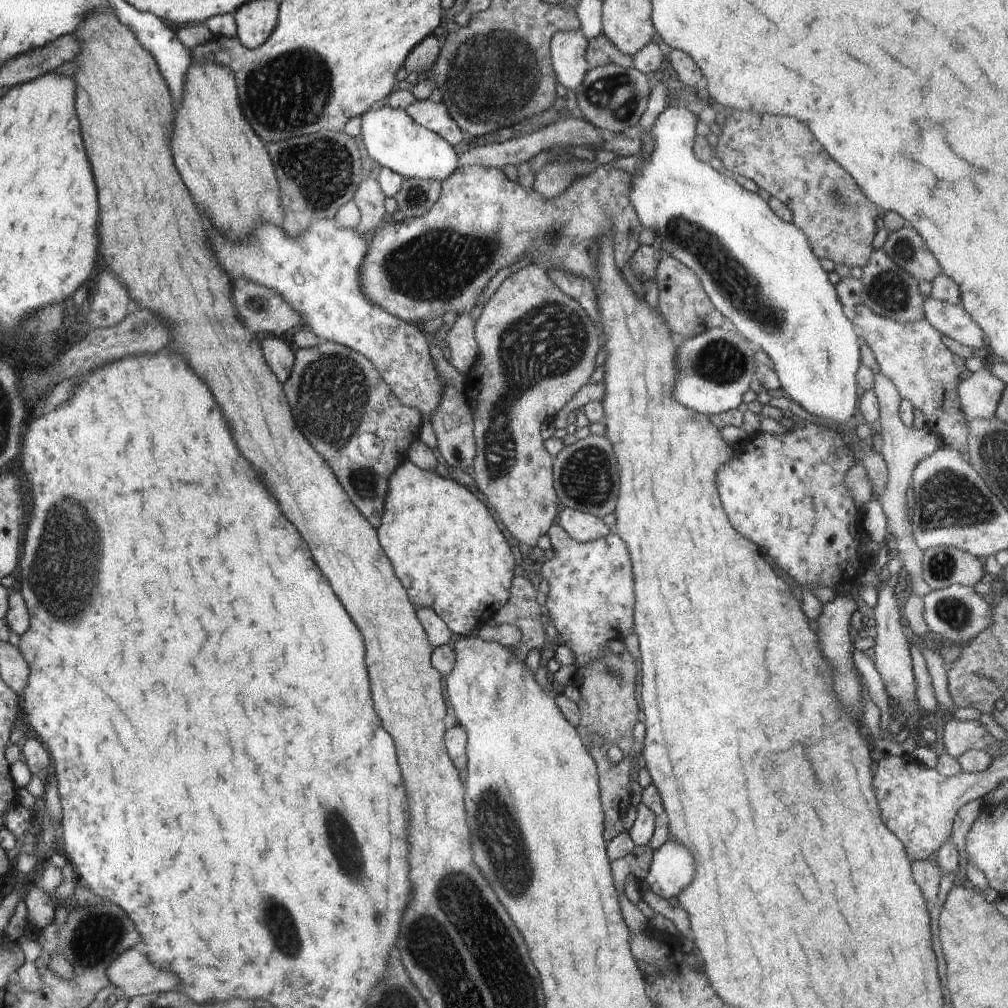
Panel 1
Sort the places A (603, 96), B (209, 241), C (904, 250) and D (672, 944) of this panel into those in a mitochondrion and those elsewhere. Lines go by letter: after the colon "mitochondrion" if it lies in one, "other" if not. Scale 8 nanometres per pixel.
A: mitochondrion
B: other
C: mitochondrion
D: other

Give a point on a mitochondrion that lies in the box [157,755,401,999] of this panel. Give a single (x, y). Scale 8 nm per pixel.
(345, 853)

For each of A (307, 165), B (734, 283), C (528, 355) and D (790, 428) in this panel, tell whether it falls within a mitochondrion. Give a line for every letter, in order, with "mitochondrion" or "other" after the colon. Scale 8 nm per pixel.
A: mitochondrion
B: mitochondrion
C: mitochondrion
D: other

